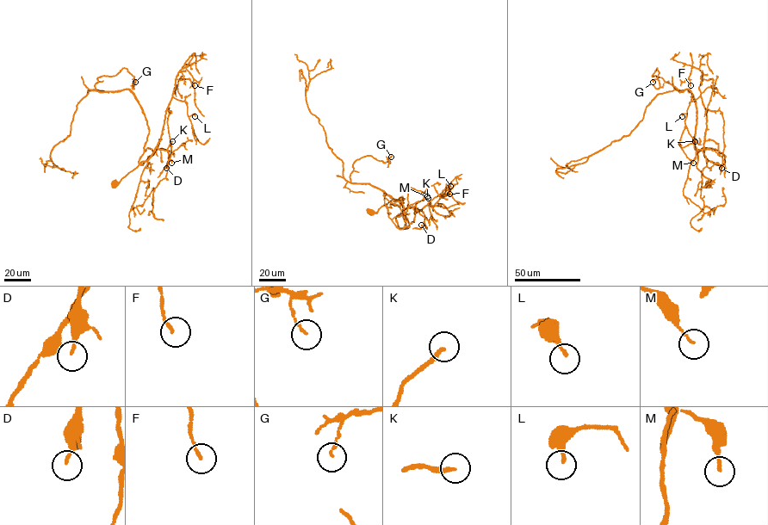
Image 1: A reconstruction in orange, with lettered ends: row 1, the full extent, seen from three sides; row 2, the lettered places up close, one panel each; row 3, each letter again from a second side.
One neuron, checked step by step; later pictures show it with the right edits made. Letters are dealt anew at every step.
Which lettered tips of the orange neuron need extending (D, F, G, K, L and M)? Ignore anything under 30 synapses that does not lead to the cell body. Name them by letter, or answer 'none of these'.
F, K

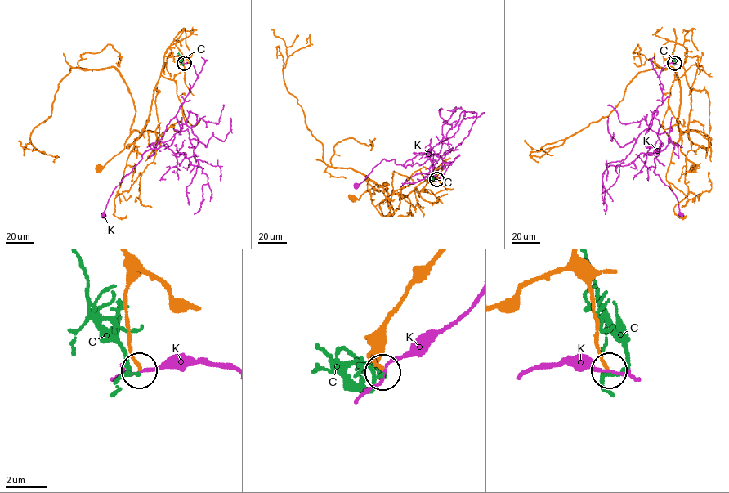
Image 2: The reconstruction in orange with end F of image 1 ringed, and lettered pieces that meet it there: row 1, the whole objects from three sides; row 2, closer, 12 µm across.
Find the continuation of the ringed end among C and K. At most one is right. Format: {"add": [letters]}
{"add": ["C"]}

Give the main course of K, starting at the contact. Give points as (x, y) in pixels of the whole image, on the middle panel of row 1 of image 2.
K: (436, 179), (450, 164), (436, 168), (430, 159), (405, 168), (395, 164), (395, 159), (383, 159), (357, 185)

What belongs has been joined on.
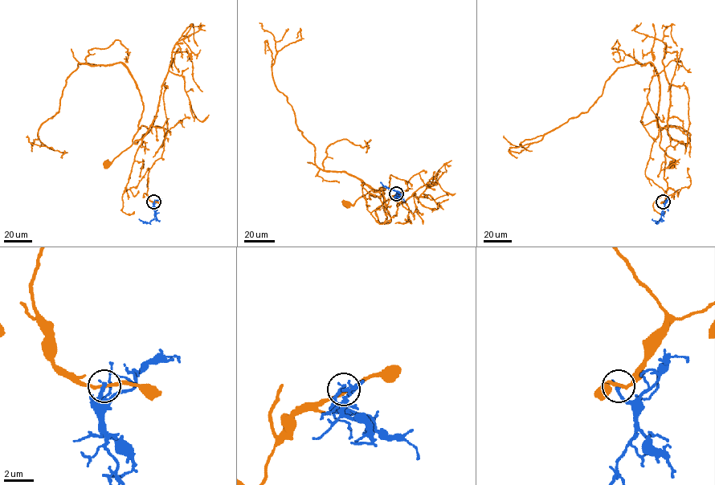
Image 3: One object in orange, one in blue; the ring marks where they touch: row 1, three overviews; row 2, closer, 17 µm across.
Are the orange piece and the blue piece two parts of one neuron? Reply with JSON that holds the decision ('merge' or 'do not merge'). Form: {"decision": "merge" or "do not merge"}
{"decision": "do not merge"}

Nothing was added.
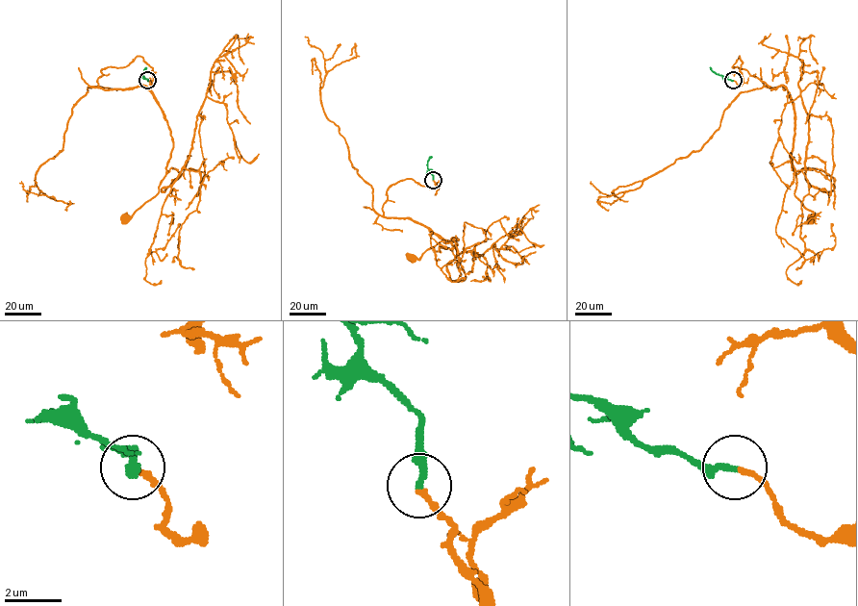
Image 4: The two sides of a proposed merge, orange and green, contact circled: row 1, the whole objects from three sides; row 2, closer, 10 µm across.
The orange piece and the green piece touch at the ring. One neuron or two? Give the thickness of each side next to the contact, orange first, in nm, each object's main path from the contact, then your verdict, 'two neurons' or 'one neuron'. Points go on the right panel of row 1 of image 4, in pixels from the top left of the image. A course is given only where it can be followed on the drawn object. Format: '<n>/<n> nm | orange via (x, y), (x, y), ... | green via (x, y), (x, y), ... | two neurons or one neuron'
190/240 nm | orange via (734, 81), (743, 82), (740, 56), (732, 67), (790, 95), (794, 195), (811, 219) | green via (733, 81), (715, 73), (709, 67) | one neuron

